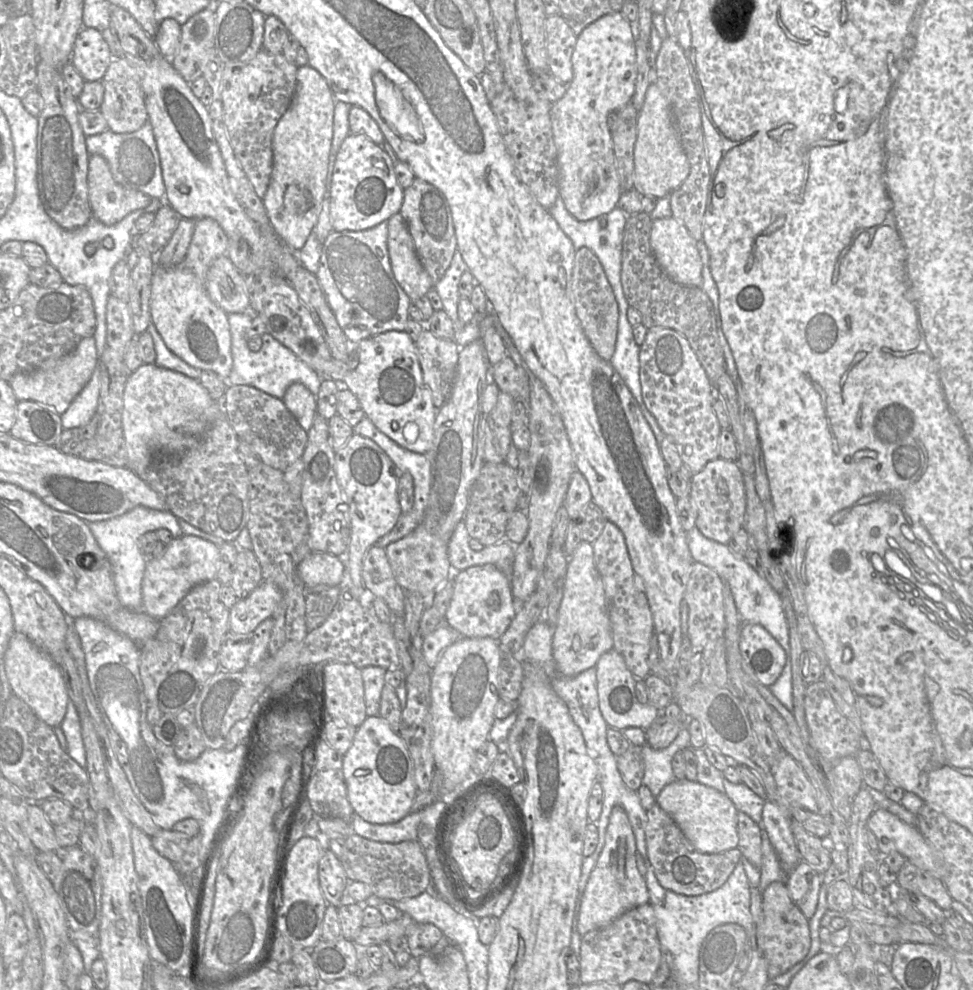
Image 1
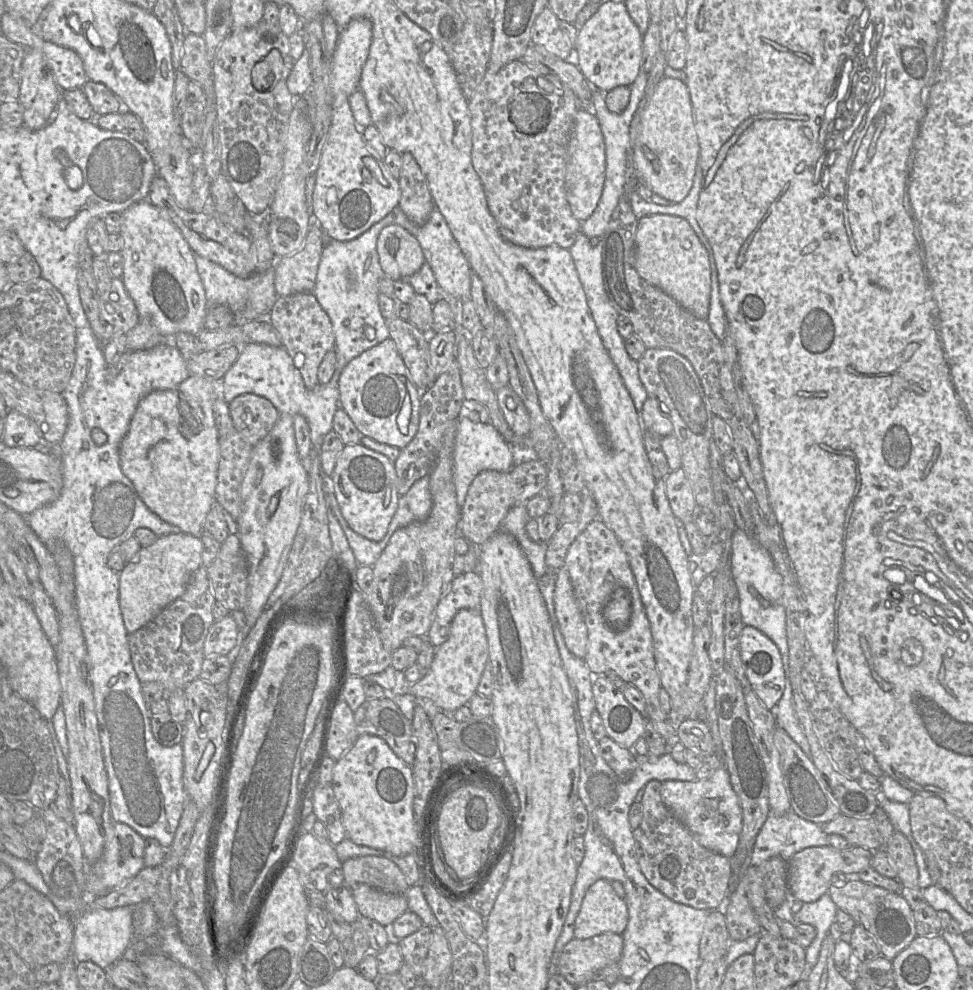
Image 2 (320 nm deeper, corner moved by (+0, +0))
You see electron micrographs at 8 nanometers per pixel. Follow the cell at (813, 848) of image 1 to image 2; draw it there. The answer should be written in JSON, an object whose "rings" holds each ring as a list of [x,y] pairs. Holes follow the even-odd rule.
{"rings":[[[860,879],[841,885],[831,885],[827,894],[838,909],[851,915],[856,924],[862,925],[873,936],[881,955],[891,961],[917,936],[913,910],[900,894],[865,883]]]}

